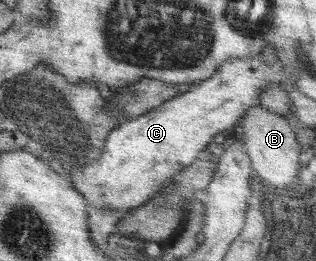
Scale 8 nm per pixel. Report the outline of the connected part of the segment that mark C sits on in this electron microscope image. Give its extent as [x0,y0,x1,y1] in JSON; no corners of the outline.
[64,54,298,215]

